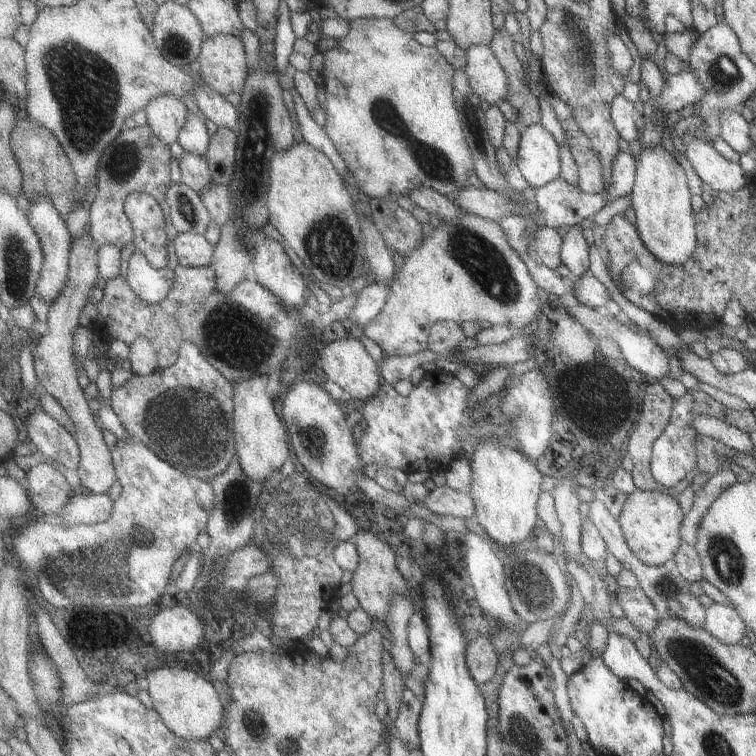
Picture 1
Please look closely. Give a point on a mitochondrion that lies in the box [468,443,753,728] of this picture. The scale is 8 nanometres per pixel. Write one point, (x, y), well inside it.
(699, 665)

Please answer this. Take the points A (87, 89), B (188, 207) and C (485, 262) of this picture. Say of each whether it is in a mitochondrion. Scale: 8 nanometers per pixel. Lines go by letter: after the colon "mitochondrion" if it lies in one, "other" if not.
A: mitochondrion
B: mitochondrion
C: mitochondrion

